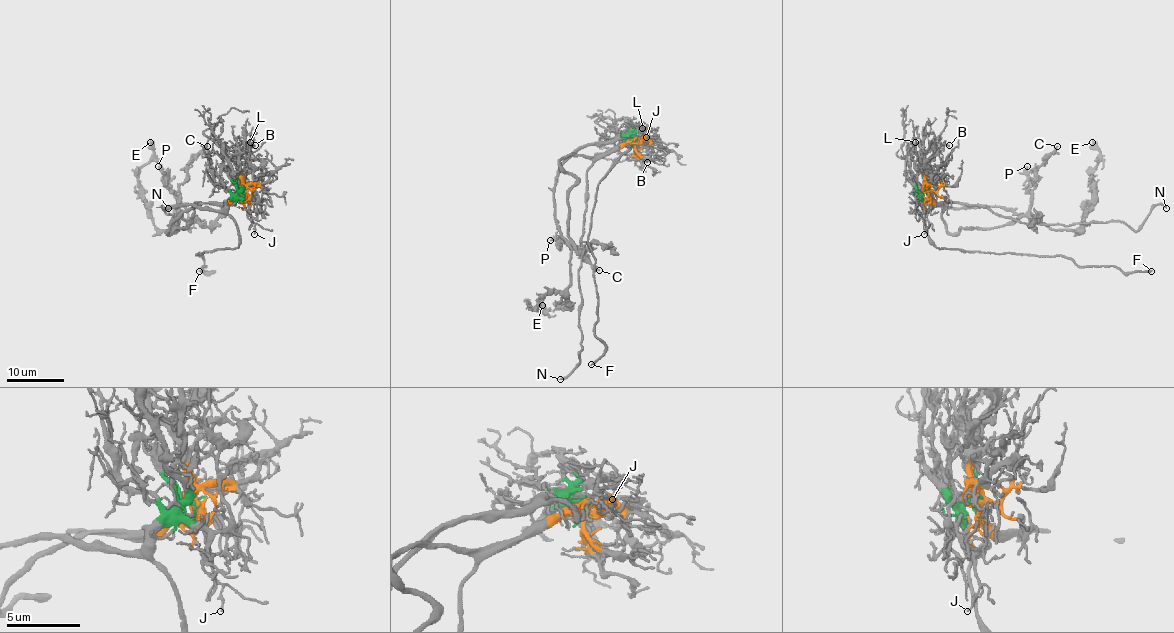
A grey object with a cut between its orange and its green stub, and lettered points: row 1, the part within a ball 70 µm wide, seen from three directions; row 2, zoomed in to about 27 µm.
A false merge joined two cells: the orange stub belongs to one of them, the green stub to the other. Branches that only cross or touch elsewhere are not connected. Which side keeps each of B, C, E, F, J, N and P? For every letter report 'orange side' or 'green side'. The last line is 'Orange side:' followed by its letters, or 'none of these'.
B: orange side
C: orange side
E: green side
F: green side
J: green side
N: orange side
P: orange side
Orange side: B, C, N, P

